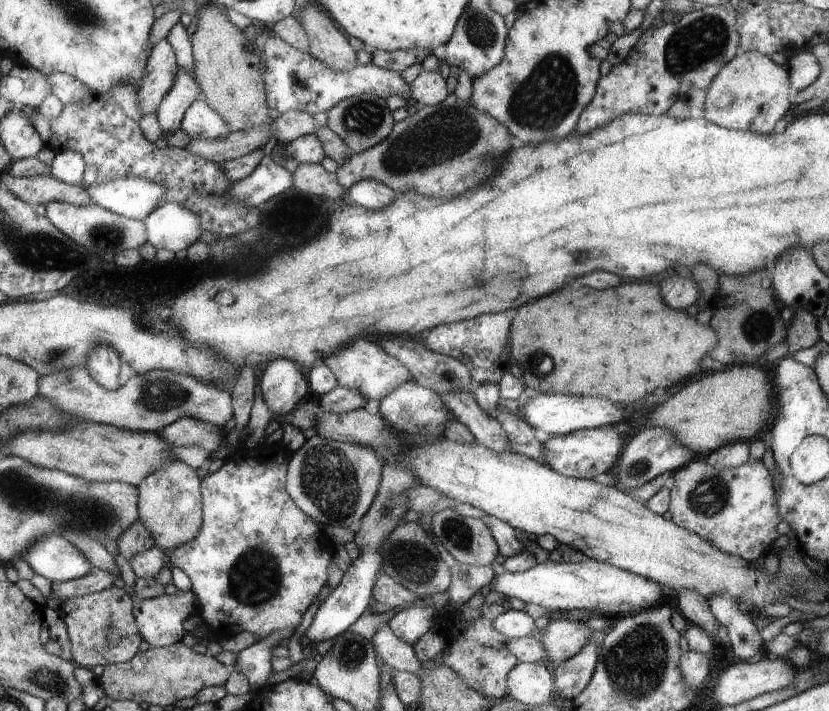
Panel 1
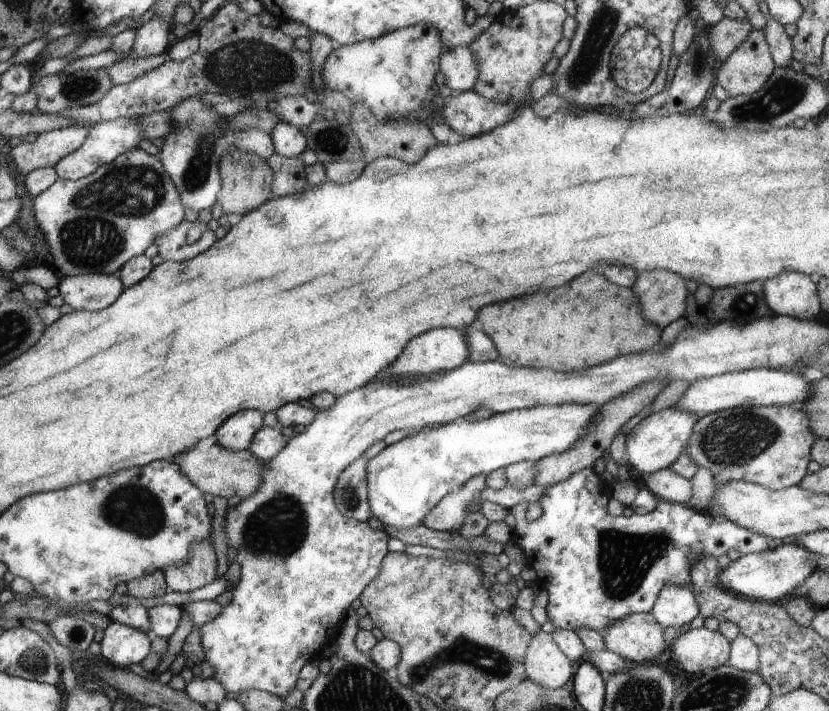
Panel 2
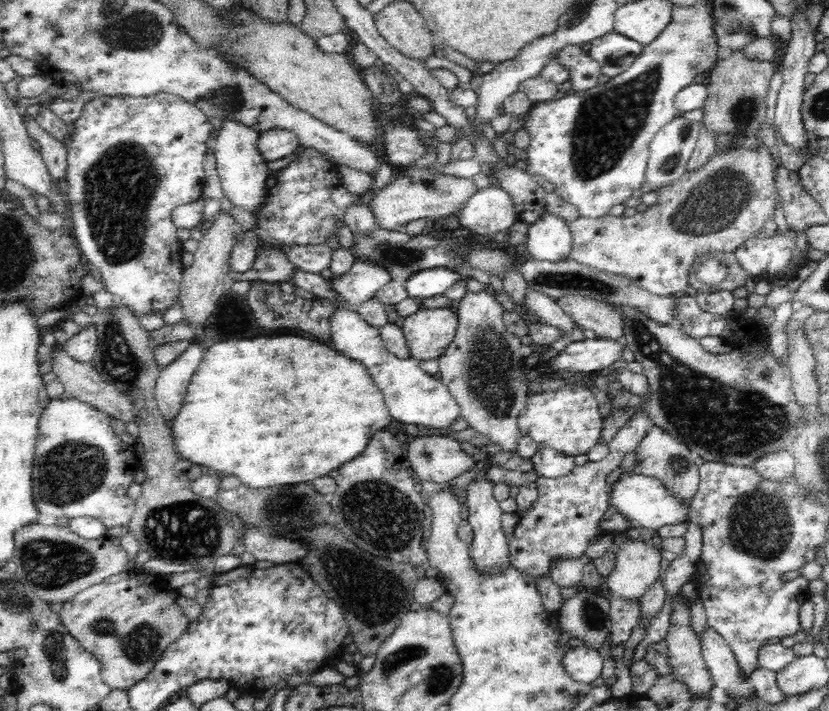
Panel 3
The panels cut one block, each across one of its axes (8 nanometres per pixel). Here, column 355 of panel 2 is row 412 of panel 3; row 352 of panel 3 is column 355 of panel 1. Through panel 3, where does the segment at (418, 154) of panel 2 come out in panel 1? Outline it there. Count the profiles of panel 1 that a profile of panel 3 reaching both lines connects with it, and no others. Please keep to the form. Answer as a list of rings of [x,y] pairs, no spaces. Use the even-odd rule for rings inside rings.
[[[308,2],[300,12],[298,22],[308,35],[309,53],[330,70],[351,71],[358,67],[356,50],[324,11]]]

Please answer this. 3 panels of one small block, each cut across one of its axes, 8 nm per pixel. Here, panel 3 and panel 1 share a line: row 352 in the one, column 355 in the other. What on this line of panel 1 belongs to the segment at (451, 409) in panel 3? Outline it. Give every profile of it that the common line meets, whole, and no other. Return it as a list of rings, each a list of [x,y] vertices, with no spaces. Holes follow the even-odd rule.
[[[356,340],[356,344],[325,357],[322,362],[333,372],[337,386],[359,392],[367,400],[382,400],[401,384],[414,380],[409,368],[398,358],[389,353],[383,346],[370,340]]]

